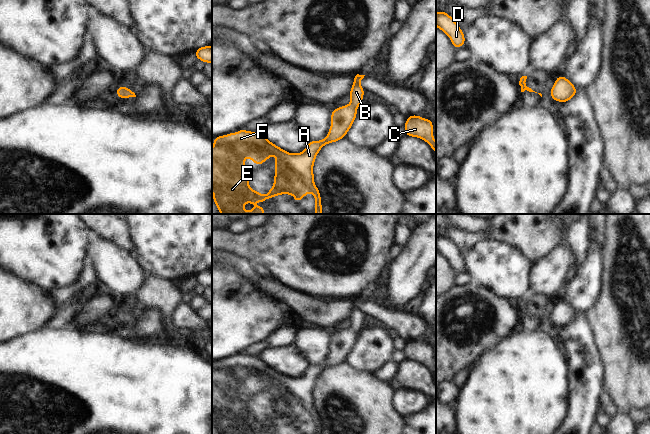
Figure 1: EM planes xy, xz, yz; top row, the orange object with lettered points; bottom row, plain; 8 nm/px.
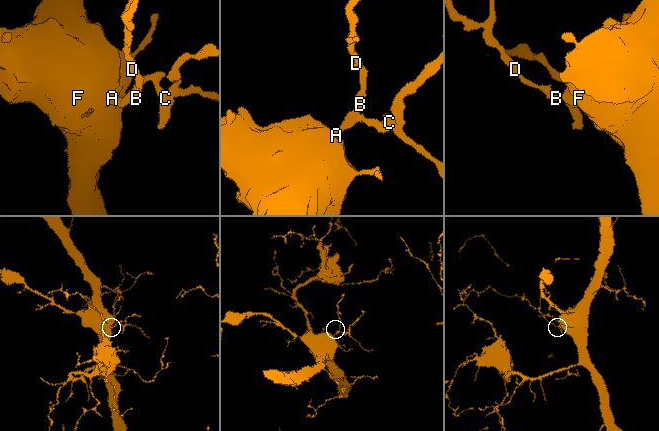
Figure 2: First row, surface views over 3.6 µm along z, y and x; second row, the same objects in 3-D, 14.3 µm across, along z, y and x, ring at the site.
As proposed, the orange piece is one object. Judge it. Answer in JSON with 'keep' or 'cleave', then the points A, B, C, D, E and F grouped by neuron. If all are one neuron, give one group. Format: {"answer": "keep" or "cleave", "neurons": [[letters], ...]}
{"answer": "keep", "neurons": [["A", "B", "C", "D", "E", "F"]]}

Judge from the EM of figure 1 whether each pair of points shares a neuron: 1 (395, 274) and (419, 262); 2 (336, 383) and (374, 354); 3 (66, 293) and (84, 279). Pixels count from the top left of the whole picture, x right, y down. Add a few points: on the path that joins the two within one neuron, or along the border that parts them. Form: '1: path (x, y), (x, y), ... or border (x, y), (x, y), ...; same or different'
1: path (401, 274), (413, 264); same
2: border (346, 360), (357, 368), (369, 373); different
3: path (70, 290), (80, 283); same

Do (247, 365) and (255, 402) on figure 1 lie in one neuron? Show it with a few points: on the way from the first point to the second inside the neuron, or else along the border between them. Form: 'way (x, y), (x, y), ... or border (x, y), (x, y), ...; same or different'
way (247, 374), (247, 393); same

